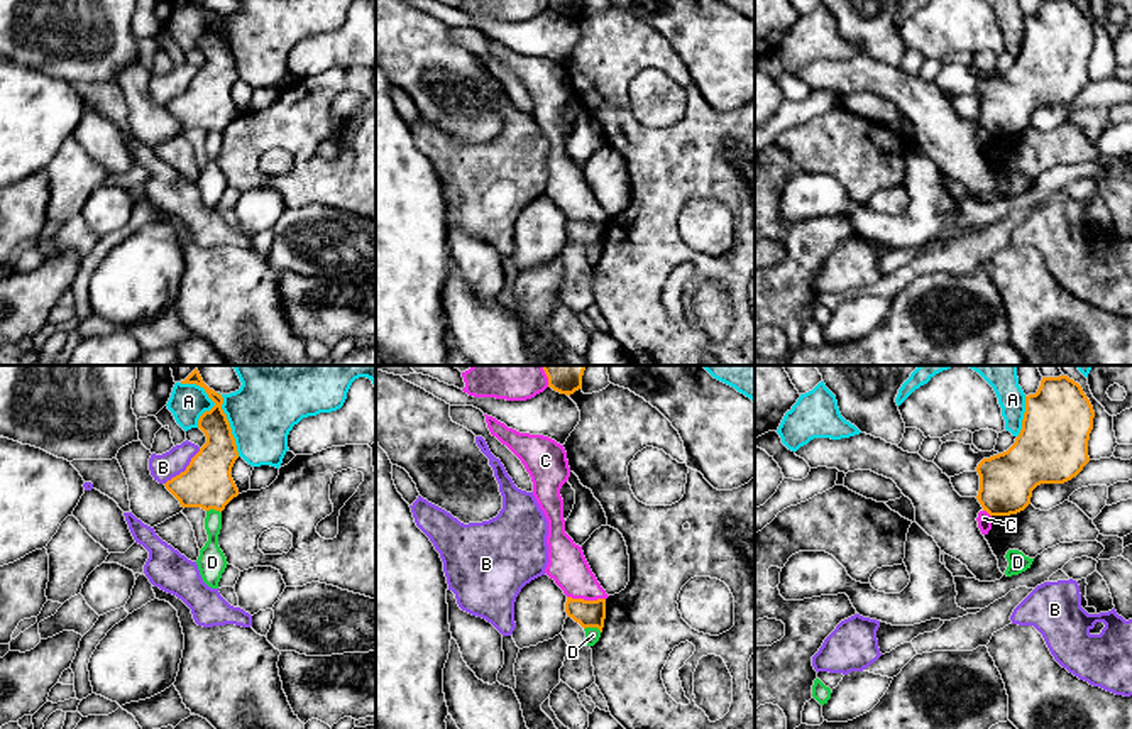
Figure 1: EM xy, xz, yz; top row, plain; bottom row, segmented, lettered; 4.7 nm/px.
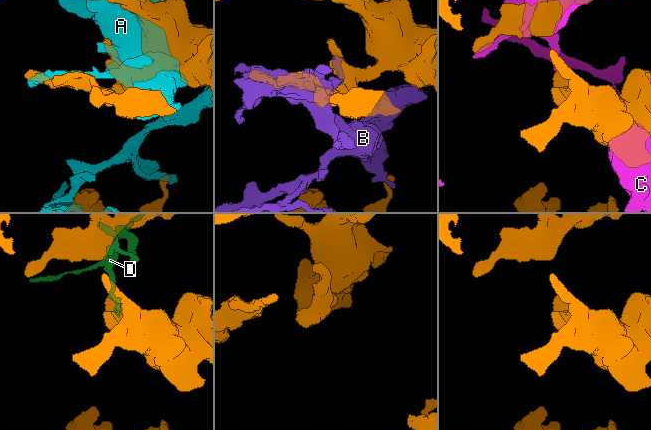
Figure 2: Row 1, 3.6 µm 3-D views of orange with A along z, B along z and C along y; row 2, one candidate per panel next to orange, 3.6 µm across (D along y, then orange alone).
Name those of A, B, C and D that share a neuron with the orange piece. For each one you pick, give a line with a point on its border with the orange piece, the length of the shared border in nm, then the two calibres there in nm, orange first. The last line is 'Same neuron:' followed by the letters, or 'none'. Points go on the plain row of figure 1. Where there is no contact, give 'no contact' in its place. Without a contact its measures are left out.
Same neuron: none

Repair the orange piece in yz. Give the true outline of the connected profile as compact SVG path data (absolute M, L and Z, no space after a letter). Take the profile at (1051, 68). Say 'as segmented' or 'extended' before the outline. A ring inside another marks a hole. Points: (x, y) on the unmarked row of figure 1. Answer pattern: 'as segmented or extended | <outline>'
as segmented | M1042 0L1036 15L1025 17L1022 51L1015 64L1003 74L983 79L978 123L990 137L1010 137L1030 125L1032 112L1041 105L1064 105L1076 98L1090 83L1088 61L1095 32L1073 0Z

